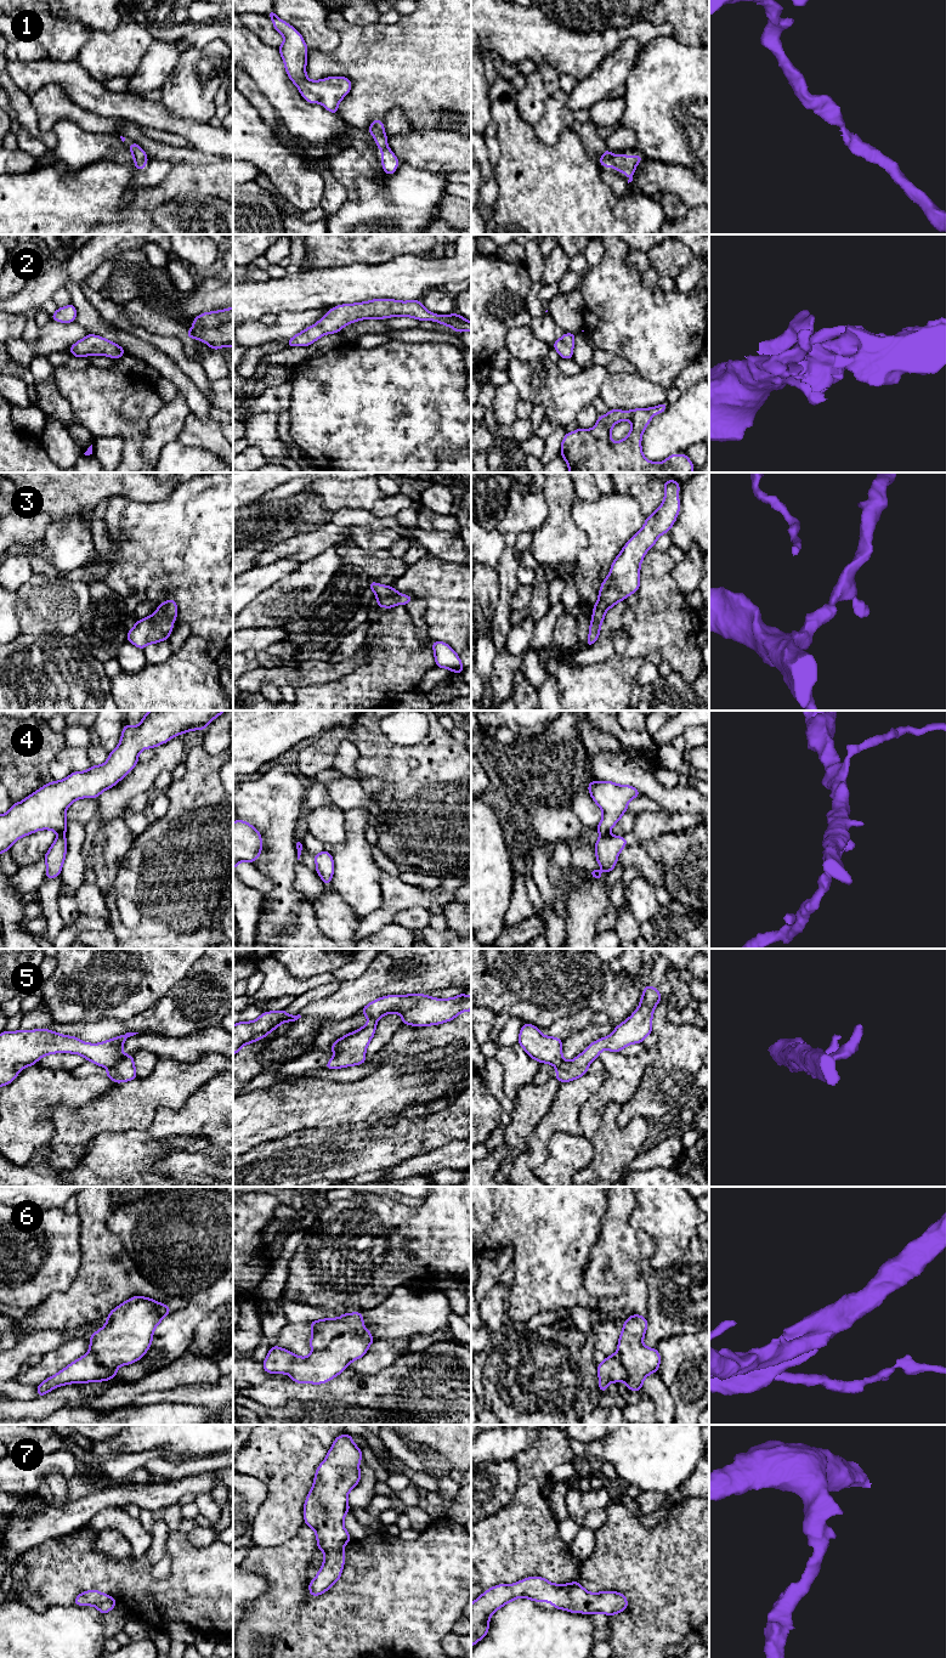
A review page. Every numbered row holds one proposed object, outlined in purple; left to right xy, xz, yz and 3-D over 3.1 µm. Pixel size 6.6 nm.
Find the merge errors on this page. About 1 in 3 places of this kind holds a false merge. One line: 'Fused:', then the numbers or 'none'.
Fused: 4, 5, 6

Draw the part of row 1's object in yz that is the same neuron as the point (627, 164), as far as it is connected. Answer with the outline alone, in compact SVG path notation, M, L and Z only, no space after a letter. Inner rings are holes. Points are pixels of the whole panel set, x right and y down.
M605 148L605 153L599 159L599 163L606 168L614 168L618 172L624 172L629 177L629 183L633 181L633 174L635 172L635 168L641 160L642 155L613 155L607 148Z

